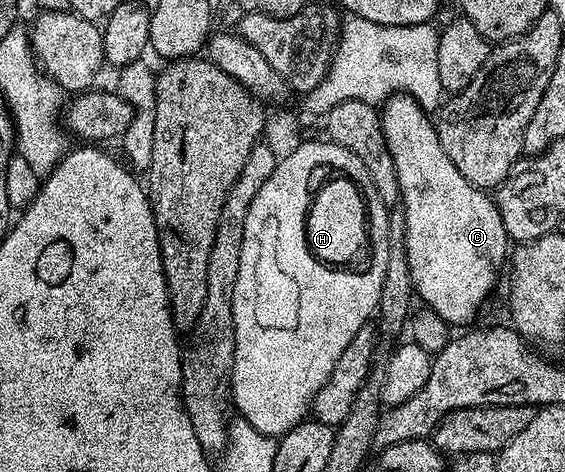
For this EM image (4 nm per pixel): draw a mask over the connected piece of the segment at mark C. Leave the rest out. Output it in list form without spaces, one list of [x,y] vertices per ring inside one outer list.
[[[396,93],[384,102],[379,114],[382,131],[386,135],[386,147],[390,147],[390,155],[394,159],[394,171],[398,171],[398,196],[404,200],[402,202],[402,208],[406,215],[406,239],[404,242],[406,243],[408,262],[410,263],[410,279],[415,296],[419,300],[421,297],[428,304],[425,306],[431,312],[437,313],[449,327],[464,325],[467,321],[475,319],[476,312],[483,307],[484,300],[491,295],[492,288],[496,285],[496,276],[499,275],[500,268],[503,265],[505,268],[506,258],[510,253],[510,238],[502,223],[502,215],[498,211],[495,200],[485,190],[479,189],[476,185],[471,185],[466,179],[466,175],[462,175],[462,171],[458,171],[458,167],[454,167],[454,163],[450,163],[450,155],[446,155],[446,151],[442,151],[442,143],[438,139],[438,131],[429,110],[423,109],[413,97],[407,97],[404,93]]]

